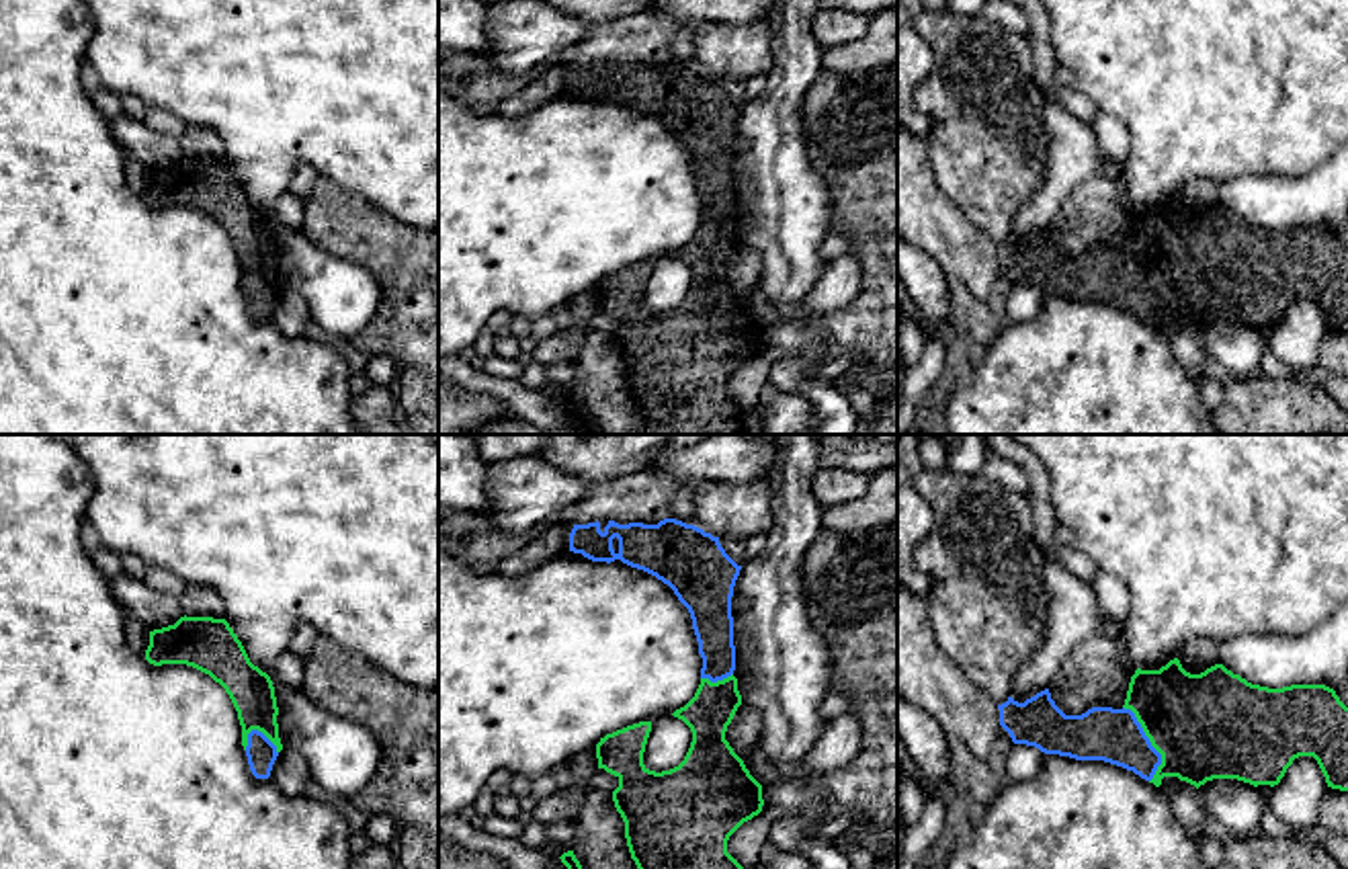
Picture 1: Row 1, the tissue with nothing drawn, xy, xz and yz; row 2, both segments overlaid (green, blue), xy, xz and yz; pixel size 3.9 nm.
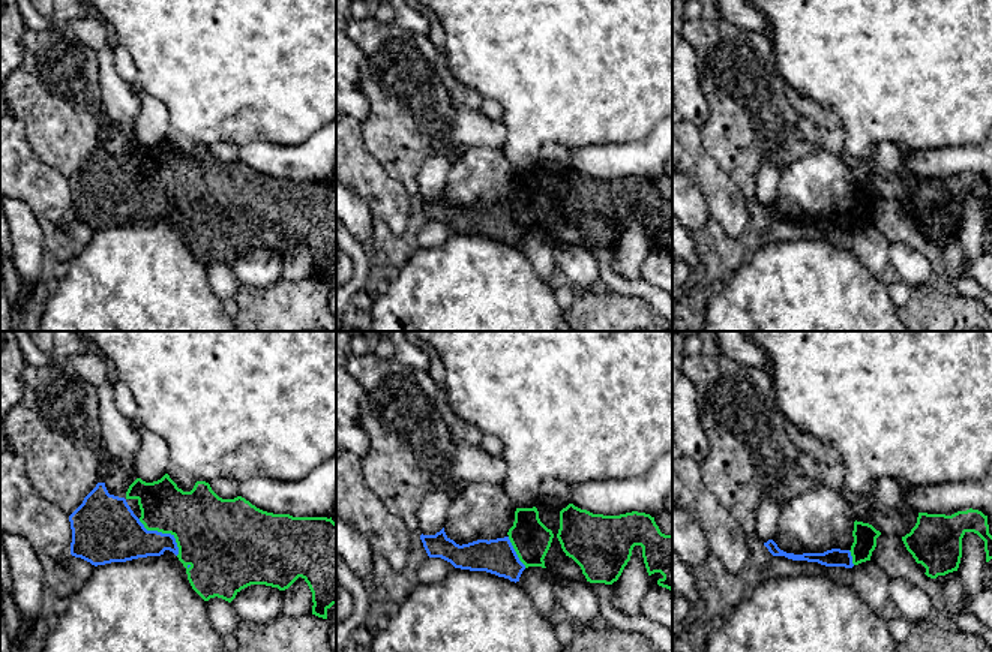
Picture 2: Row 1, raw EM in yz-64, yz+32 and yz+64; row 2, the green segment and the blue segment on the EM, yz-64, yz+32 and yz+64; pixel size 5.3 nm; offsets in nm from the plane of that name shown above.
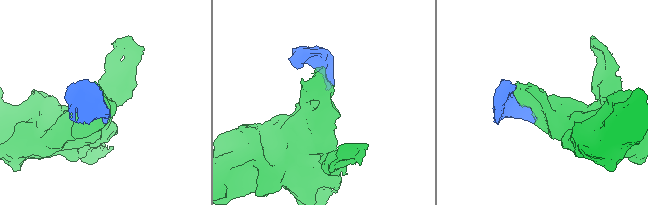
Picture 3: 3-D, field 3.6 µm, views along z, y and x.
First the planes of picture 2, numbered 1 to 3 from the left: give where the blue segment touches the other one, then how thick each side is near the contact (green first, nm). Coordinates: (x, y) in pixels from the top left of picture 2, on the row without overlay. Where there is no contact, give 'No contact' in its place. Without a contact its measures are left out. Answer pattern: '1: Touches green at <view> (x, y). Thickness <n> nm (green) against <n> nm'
1: Touches green at yz-64 (164, 197). Thickness 380 nm (green) against 280 nm
2: Touches green at yz+32 (515, 215). Thickness 200 nm (green) against 190 nm
3: Touches green at yz+64 (853, 222). Thickness 130 nm (green) against 100 nm

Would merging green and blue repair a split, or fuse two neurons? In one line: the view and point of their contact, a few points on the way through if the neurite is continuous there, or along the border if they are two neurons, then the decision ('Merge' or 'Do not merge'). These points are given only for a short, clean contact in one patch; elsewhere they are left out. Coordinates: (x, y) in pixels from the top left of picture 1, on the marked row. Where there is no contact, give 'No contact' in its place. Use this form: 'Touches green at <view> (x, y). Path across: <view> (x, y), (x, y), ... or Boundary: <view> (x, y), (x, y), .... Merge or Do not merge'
Touches green at yz (1150, 740). Merge

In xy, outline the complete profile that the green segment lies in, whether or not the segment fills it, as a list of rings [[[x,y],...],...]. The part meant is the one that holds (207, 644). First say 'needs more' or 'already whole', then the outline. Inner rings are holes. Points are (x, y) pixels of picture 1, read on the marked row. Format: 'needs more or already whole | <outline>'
needs more | [[[180,617],[150,631],[145,660],[154,666],[186,664],[219,682],[242,726],[242,746],[256,779],[268,779],[283,750],[272,680],[254,666],[225,619]]]

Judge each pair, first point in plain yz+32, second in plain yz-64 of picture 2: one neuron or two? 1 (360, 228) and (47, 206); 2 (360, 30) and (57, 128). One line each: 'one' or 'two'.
1: two
2: one

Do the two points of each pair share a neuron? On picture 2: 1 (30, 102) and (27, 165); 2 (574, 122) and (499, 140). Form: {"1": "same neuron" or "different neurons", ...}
{"1": "different neurons", "2": "different neurons"}

